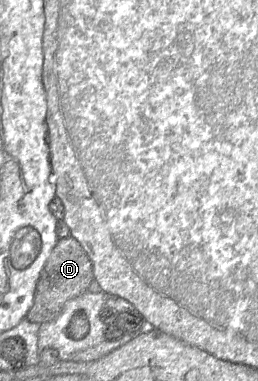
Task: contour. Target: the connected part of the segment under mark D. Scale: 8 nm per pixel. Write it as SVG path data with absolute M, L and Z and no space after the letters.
M71 236L59 239L41 271L35 289L34 302L26 319L37 324L55 320L65 304L86 292L93 280L93 266L81 244Z

